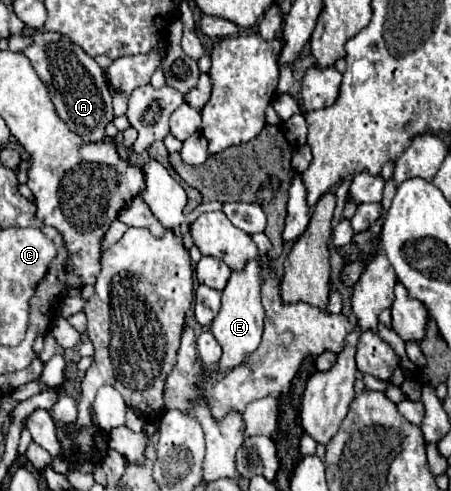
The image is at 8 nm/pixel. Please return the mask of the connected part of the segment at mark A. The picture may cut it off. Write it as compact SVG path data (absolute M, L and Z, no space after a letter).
M56 32L36 34L34 44L26 48L24 54L32 62L32 68L36 70L38 78L48 88L58 118L74 134L78 134L84 140L84 144L104 140L104 130L108 122L112 122L112 94L108 92L102 68L96 64L96 60L88 56L80 46L72 44L72 40Z

